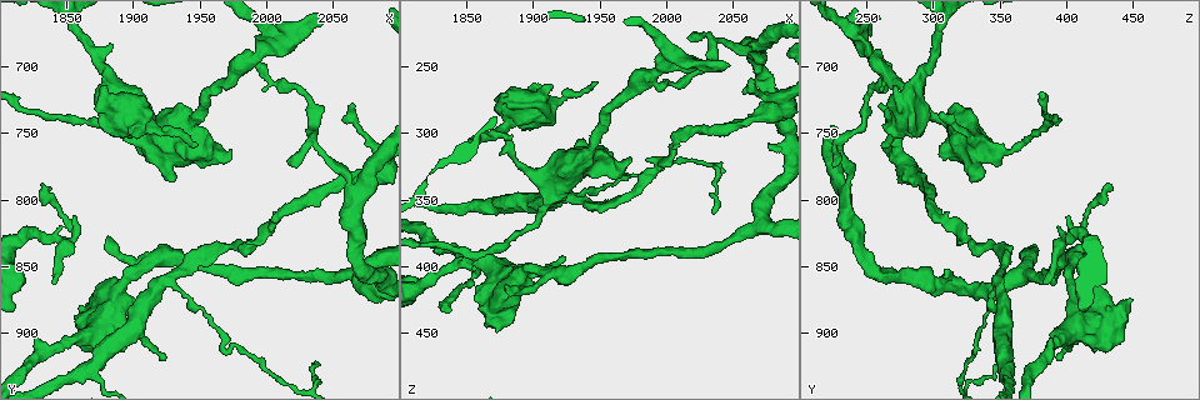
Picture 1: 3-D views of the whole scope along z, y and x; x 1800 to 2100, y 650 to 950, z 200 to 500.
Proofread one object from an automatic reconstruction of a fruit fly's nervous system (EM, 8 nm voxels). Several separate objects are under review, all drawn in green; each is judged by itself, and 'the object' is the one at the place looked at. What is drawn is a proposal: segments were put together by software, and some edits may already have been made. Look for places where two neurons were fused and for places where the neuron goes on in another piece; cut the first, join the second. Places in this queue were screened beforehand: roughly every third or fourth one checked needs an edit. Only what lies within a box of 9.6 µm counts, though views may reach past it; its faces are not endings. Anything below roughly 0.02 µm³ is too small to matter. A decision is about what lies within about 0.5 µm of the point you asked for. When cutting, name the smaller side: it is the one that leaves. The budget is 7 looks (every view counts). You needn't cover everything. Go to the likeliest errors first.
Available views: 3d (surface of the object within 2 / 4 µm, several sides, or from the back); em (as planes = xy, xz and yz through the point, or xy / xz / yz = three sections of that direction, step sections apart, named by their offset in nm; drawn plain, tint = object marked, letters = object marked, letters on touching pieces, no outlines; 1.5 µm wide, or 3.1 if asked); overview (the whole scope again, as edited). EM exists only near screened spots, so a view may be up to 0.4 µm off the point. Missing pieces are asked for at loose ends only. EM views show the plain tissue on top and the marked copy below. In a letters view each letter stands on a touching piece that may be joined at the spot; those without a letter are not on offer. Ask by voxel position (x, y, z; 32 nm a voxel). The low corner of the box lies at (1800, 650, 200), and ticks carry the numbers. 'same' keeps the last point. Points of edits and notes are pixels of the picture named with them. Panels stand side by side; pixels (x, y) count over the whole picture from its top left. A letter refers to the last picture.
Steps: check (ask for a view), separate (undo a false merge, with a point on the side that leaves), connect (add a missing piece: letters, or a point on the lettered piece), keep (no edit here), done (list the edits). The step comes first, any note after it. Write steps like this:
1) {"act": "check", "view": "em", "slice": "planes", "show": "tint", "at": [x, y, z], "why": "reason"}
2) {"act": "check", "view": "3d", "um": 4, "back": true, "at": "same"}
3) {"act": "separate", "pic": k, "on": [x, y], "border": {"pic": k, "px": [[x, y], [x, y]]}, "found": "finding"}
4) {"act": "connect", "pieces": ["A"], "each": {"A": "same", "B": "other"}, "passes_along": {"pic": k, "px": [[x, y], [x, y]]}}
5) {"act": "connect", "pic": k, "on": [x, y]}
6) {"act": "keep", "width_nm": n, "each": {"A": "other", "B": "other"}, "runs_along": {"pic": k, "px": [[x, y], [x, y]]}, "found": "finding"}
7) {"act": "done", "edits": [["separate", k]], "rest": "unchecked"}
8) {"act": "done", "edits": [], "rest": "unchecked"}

{"act": "check", "view": "3d", "um": 4, "at": [1948, 758, 262], "why": "free end"}

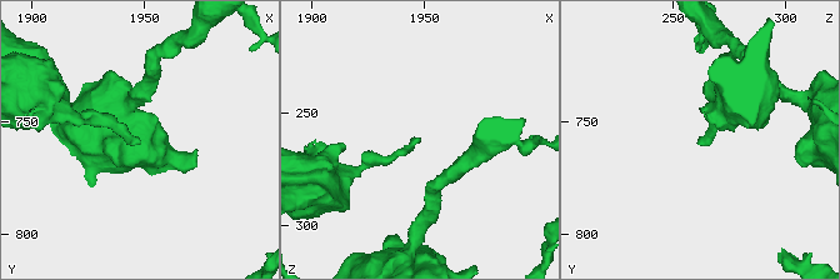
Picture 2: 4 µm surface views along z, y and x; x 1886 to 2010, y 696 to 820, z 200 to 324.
{"act": "check", "view": "em", "slice": "planes", "show": "letters", "at": [1947, 758, 262], "why": "now the EM"}

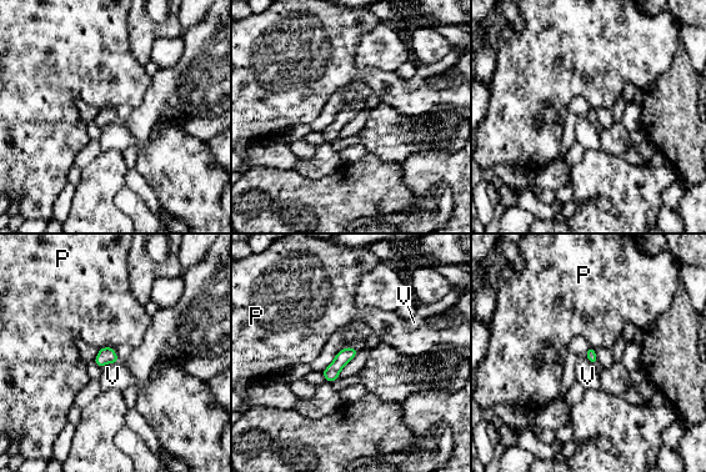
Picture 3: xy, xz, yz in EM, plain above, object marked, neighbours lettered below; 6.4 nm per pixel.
{"act": "keep", "longest_contact_nm": ["V", 120], "each": {"P": "other", "V": "other"}, "border": {"pic": 3, "px": [[118, 361], [109, 362], [101, 368]]}, "found": "none of them fits"}

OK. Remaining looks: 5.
{"act": "check", "view": "em", "slice": "yz", "step": 8, "show": "tint", "at": [1988, 698, 260], "why": "four arms meet"}

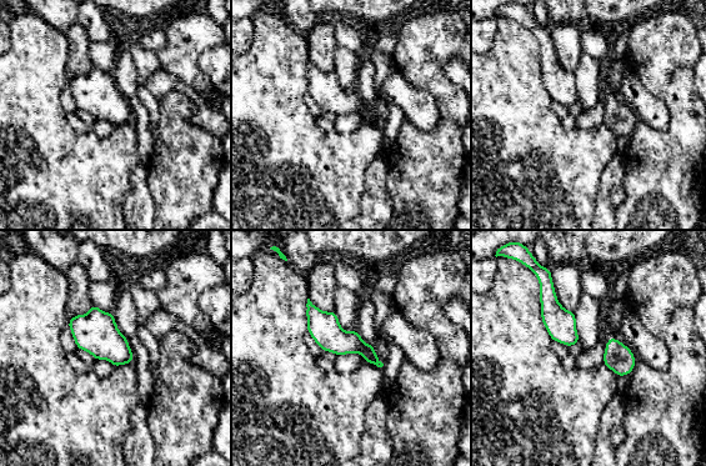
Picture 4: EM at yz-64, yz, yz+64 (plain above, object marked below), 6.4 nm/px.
{"act": "check", "view": "em", "slice": "planes", "show": "letters", "at": "same", "why": "another direction"}

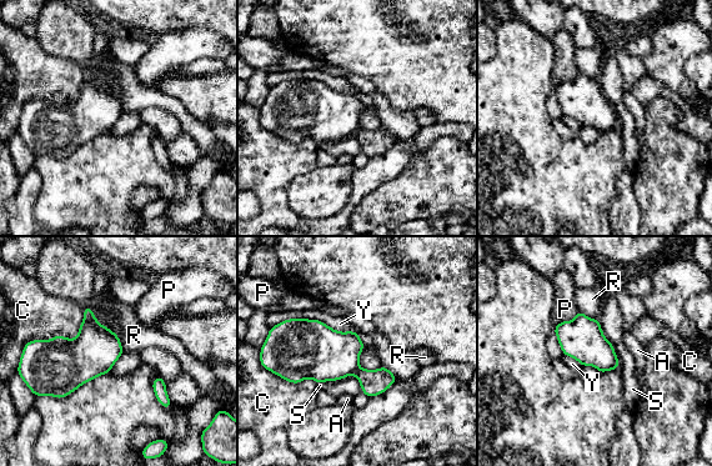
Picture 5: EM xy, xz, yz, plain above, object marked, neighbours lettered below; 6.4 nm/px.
{"act": "separate", "pic": 5, "on": [322, 354], "longest_contact_nm": ["Y", 650], "each": {"A": "other", "C": "other", "P": "other", "R": "other", "S": "other", "Y": "other"}, "found": "two neurons meet here"}

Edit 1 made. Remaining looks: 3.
{"act": "check", "view": "overview", "why": "redraw"}

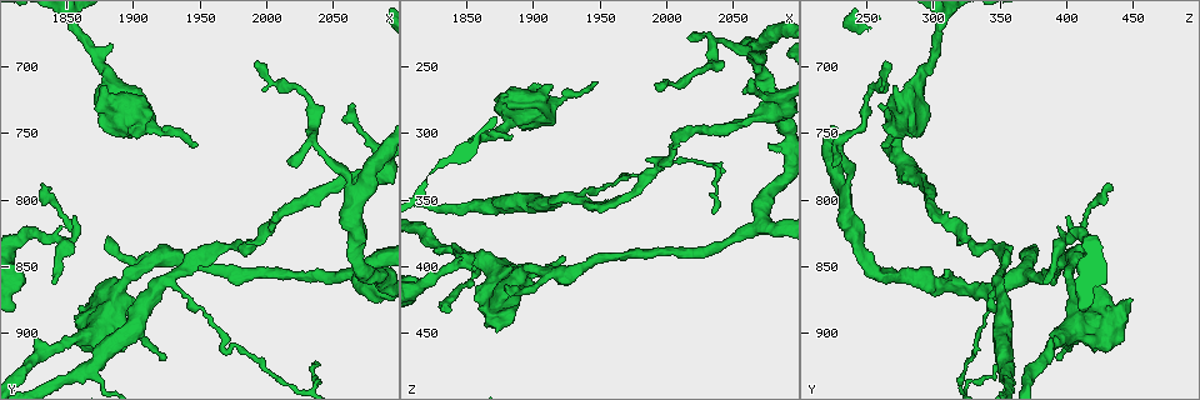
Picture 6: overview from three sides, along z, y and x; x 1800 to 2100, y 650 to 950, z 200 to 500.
{"act": "check", "view": "em", "slice": "xz", "step": 4, "show": "tint", "at": [1884, 828, 422], "why": "thin end"}

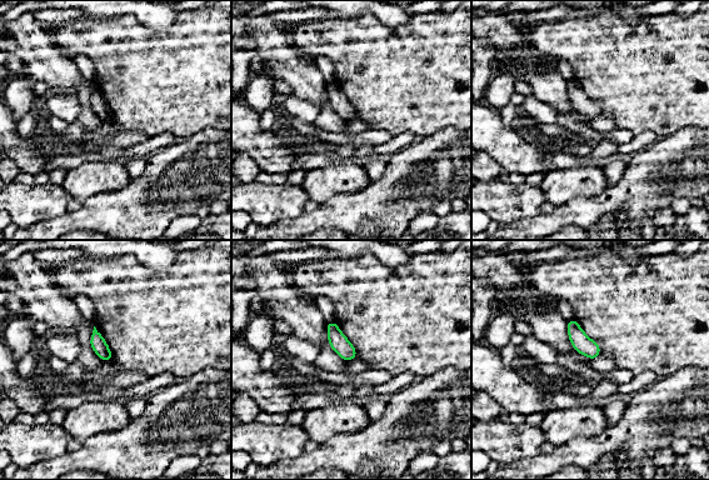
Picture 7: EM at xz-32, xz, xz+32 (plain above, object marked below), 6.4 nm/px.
{"act": "check", "view": "em", "slice": "planes", "show": "letters", "at": "same", "why": "another direction"}

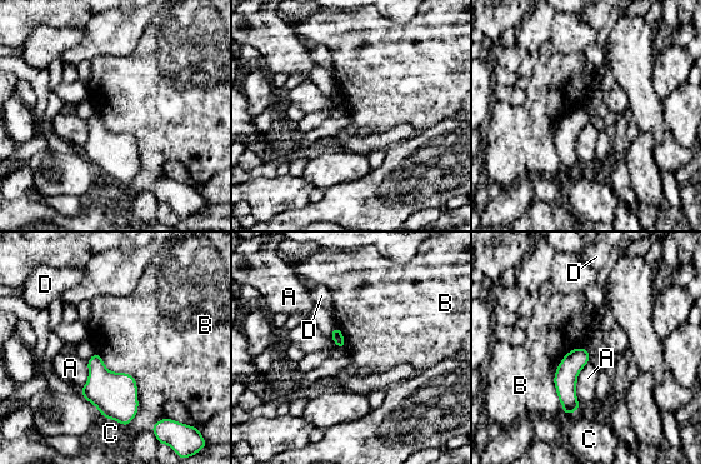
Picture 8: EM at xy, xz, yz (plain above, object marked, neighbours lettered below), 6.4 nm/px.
{"act": "keep", "each": {"A": "other", "B": "other", "C": "other", "D": "other"}, "found": "none of them fits"}

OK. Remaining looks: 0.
{"act": "done", "edits": [["separate", 5]], "rest": "unchecked"}

